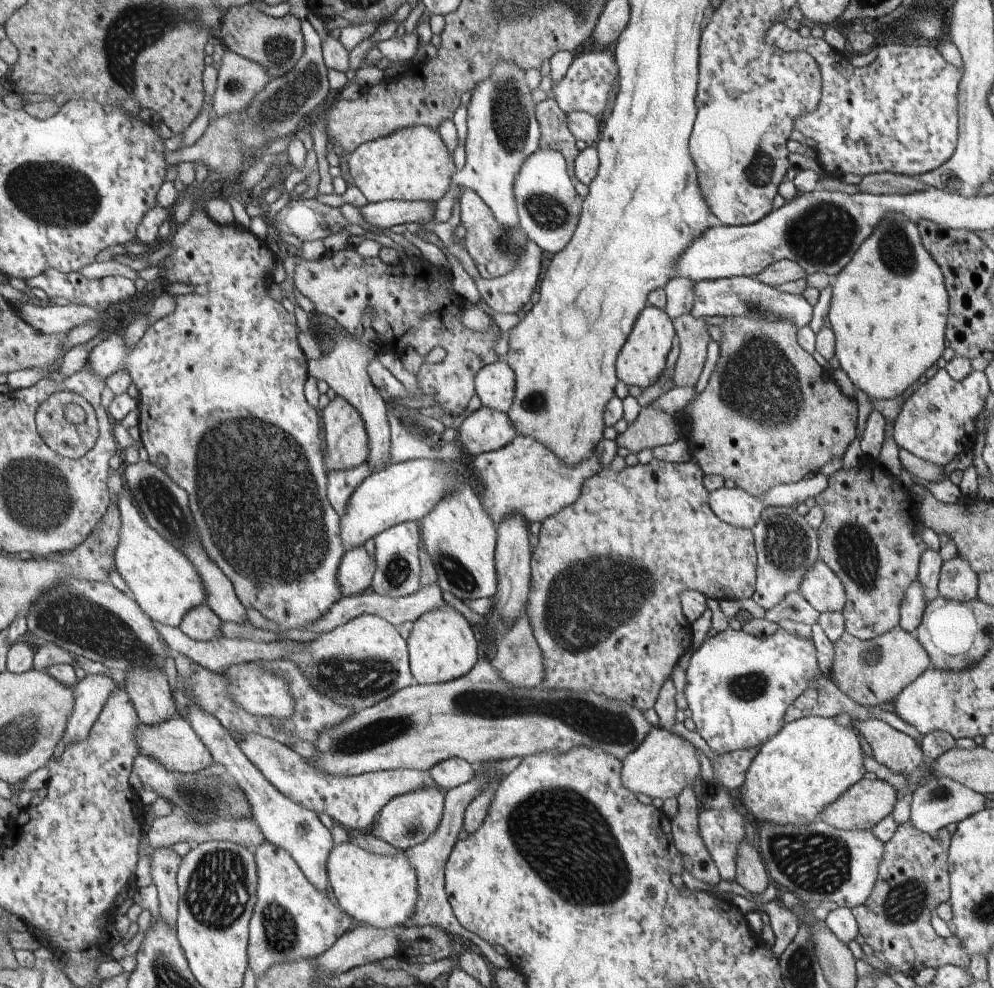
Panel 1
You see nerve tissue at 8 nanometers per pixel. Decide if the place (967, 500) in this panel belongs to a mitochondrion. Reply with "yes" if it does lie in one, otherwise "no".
no

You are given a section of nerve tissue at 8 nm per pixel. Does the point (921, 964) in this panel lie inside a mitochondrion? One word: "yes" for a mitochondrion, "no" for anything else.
no

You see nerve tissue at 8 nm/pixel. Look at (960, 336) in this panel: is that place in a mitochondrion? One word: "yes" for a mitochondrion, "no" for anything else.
no

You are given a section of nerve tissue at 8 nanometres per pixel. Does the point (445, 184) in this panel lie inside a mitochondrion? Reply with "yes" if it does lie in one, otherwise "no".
no

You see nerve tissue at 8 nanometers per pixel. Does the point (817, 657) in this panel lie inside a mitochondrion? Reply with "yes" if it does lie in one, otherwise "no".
no

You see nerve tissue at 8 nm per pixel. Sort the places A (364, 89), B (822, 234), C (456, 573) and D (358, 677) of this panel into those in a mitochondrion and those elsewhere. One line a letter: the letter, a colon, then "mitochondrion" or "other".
A: other
B: mitochondrion
C: mitochondrion
D: mitochondrion

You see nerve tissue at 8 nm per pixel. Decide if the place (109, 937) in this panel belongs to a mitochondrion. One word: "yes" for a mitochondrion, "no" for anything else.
no

